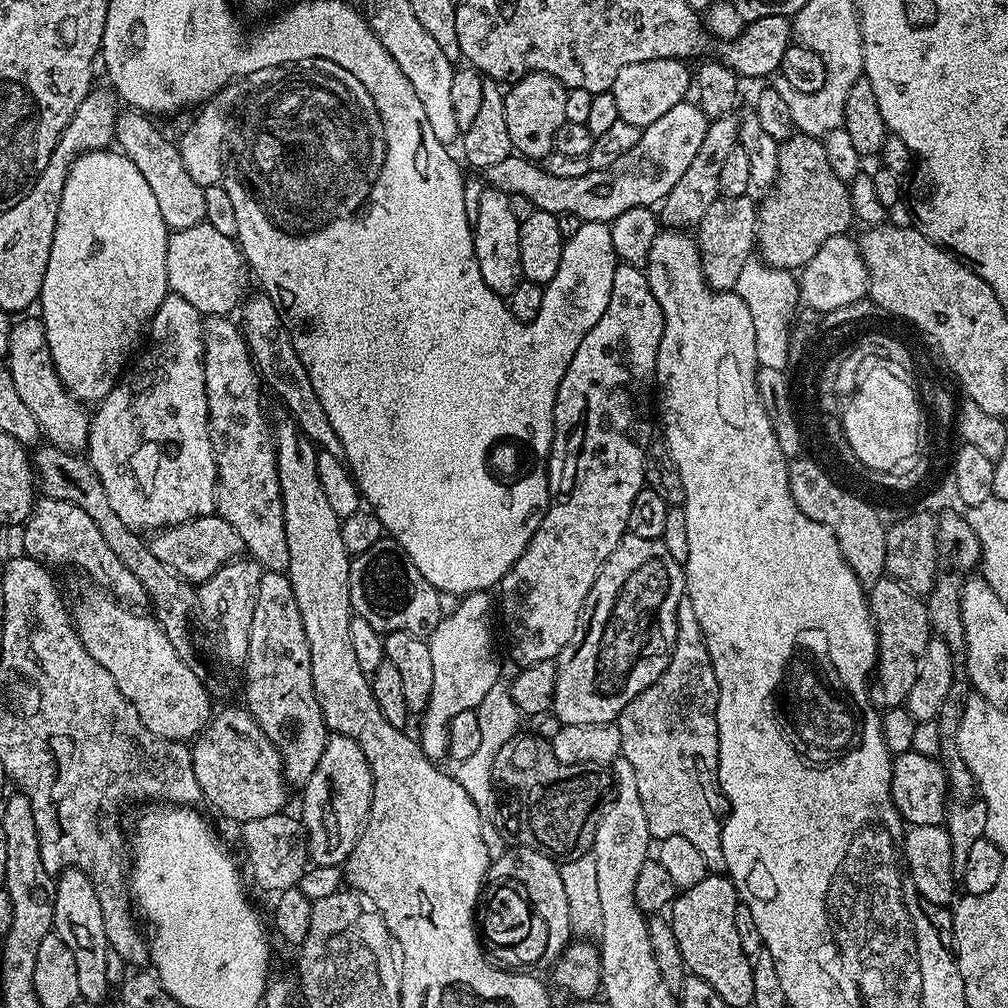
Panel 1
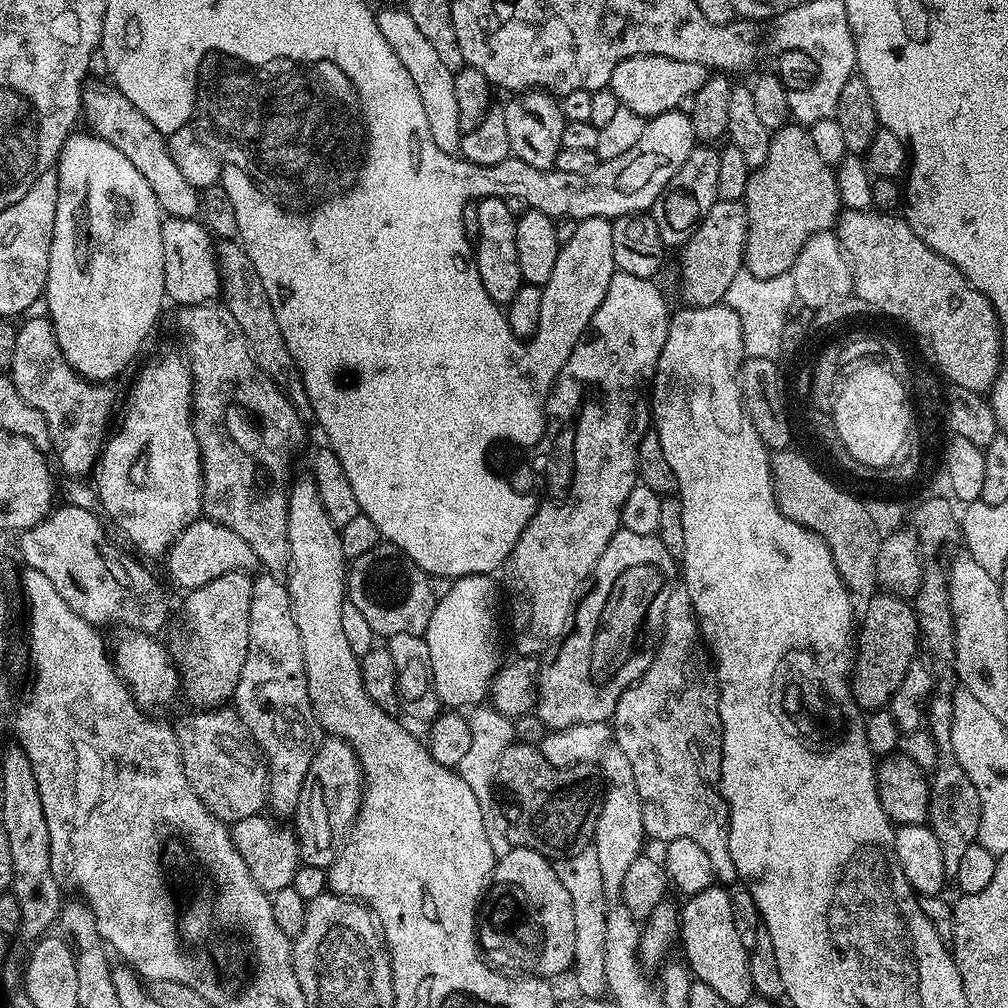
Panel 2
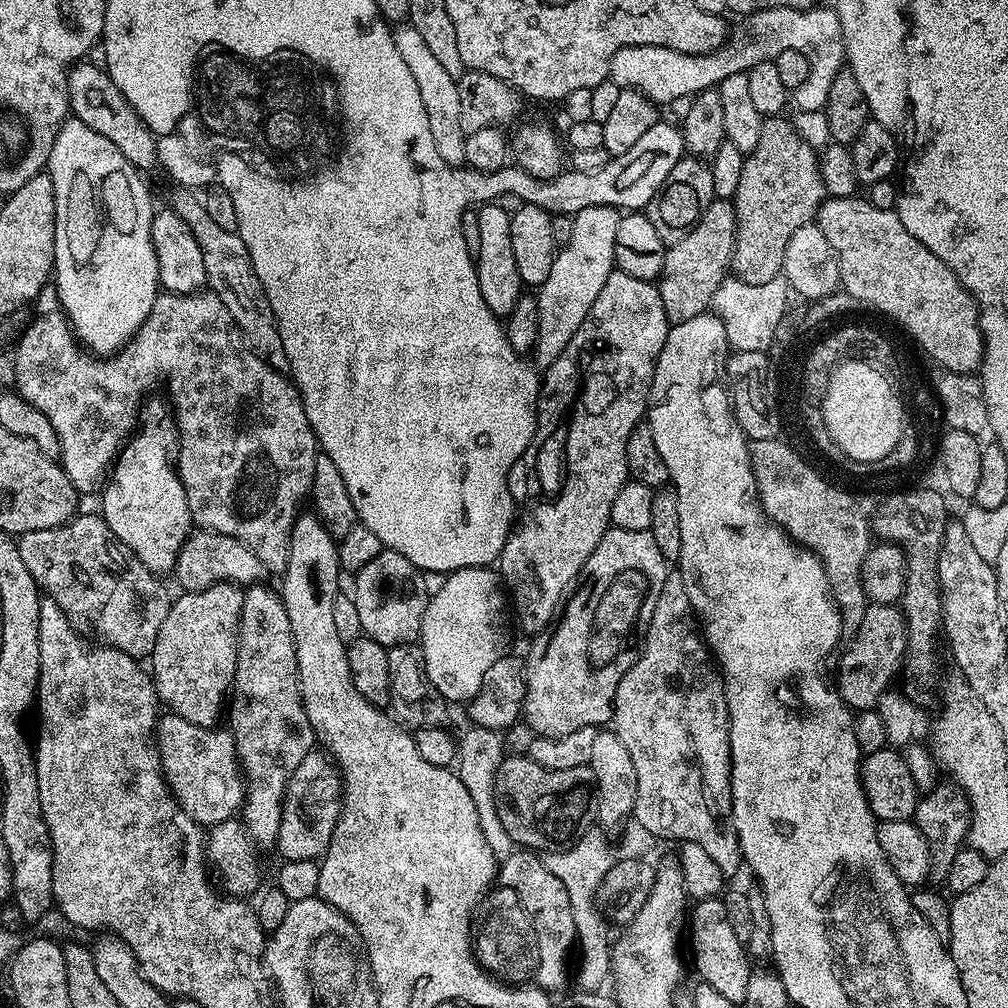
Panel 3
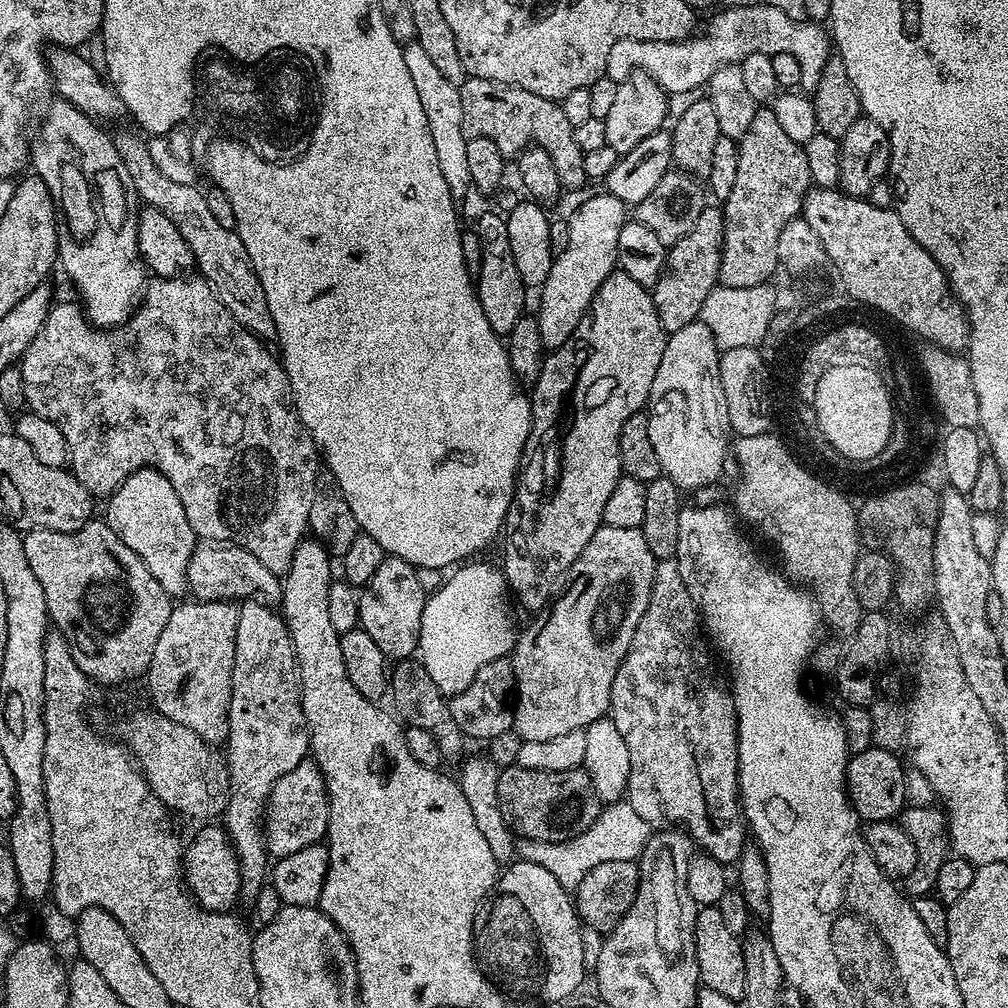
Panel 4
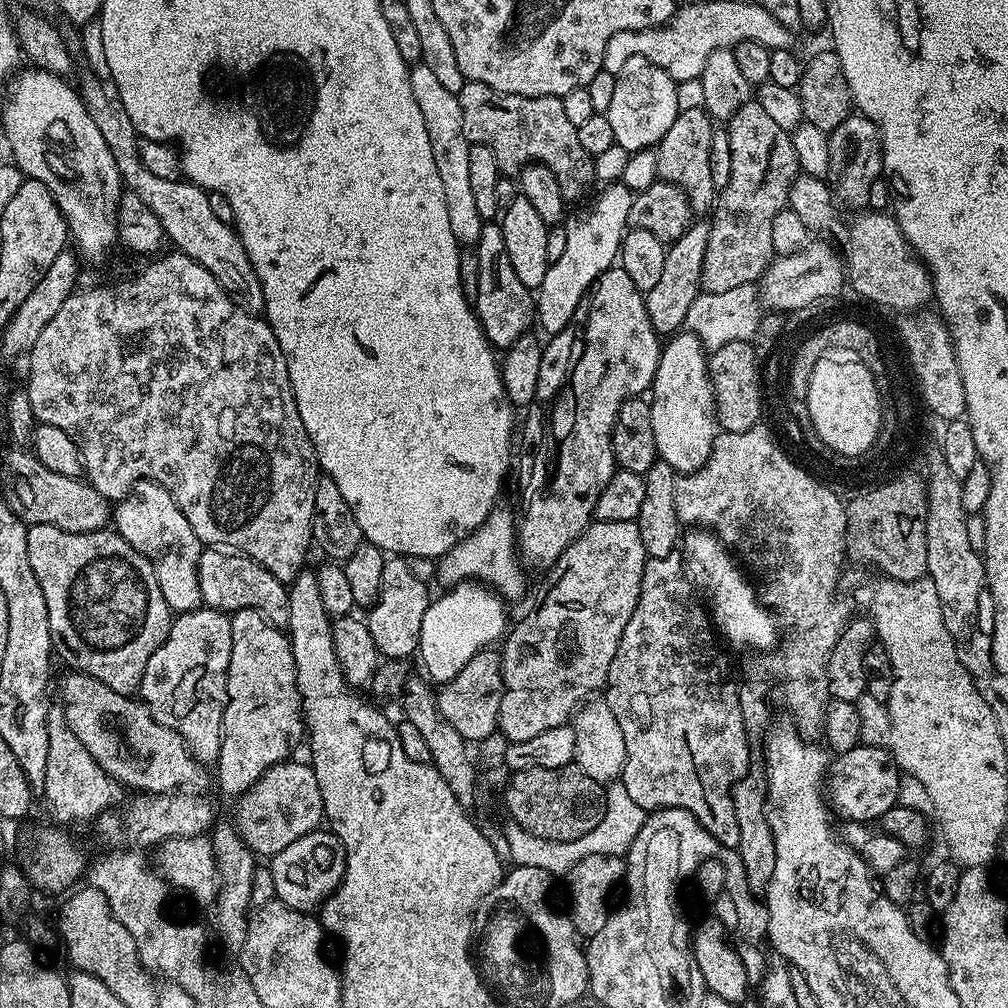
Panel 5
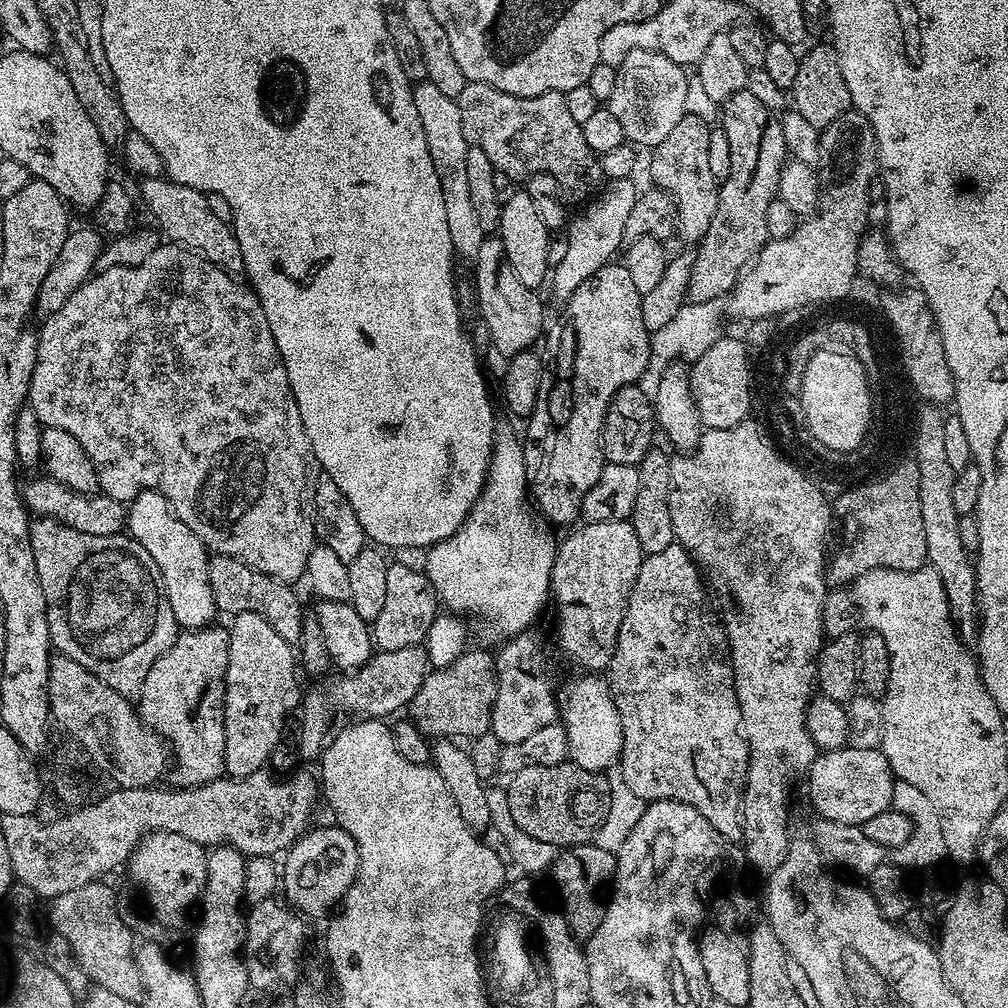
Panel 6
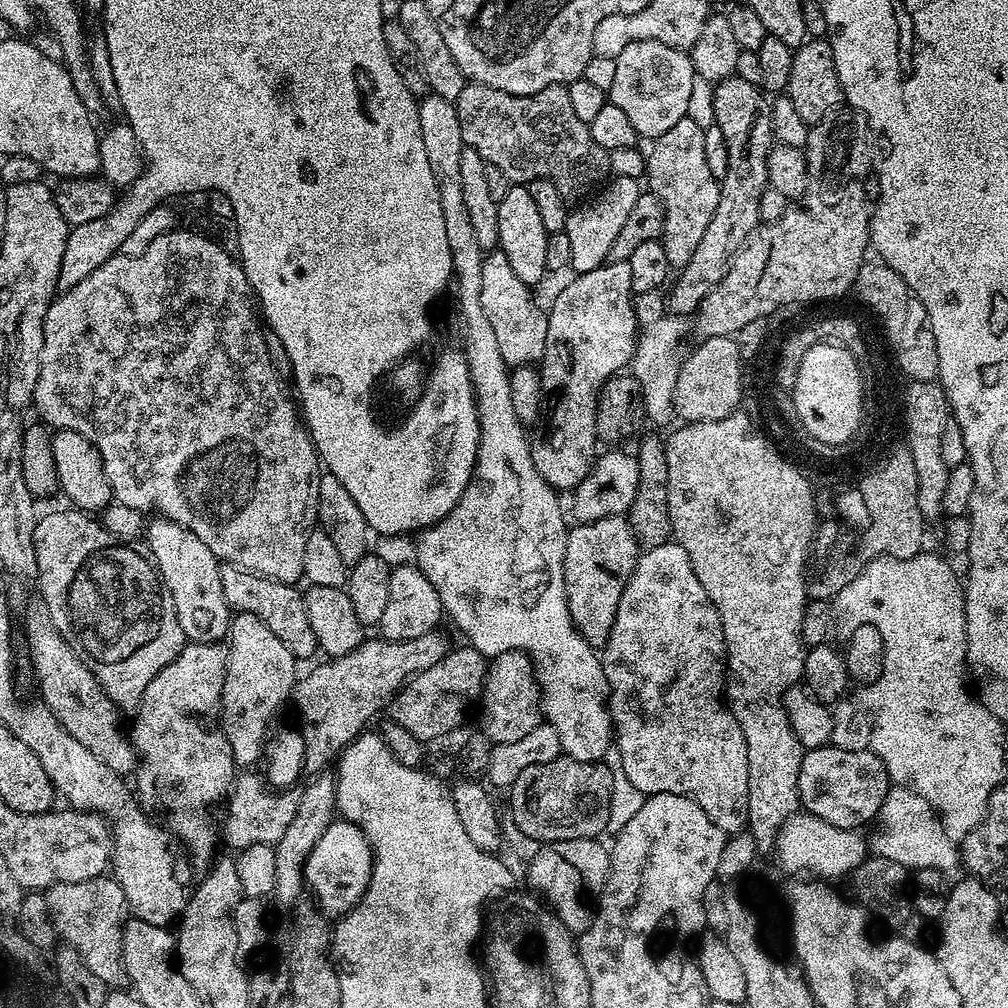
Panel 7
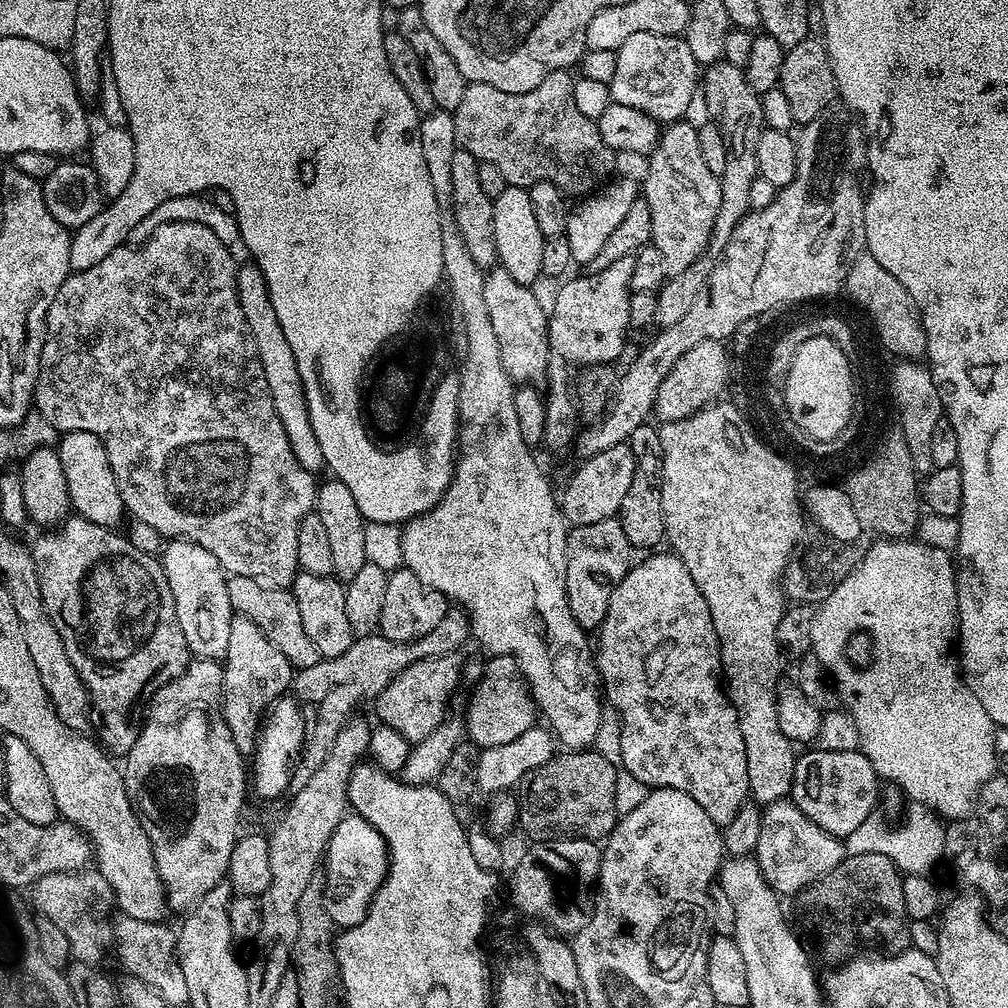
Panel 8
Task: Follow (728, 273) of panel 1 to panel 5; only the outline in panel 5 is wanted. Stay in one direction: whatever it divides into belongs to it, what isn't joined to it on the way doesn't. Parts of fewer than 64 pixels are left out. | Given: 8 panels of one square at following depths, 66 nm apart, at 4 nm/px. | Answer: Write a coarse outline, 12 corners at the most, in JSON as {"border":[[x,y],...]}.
{"border":[[708,224],[667,245],[659,281],[644,297],[650,326],[684,328],[702,291]]}

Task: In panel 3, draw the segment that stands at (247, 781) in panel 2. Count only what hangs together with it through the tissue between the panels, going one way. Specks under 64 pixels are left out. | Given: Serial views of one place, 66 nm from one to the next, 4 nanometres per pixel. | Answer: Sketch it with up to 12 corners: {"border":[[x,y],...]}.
{"border":[[156,721],[168,787],[194,822],[243,809],[227,727]]}

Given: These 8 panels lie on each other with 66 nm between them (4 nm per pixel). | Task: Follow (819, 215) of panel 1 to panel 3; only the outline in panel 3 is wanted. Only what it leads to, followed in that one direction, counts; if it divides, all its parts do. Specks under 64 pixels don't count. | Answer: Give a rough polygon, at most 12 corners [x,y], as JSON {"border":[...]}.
{"border":[[765,119],[734,197],[734,276],[783,273],[825,199],[817,149]]}

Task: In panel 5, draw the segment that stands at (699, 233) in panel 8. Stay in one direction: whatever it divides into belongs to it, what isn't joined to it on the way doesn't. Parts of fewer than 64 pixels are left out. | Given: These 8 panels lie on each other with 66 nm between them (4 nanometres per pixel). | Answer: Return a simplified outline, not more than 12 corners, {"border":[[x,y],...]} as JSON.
{"border":[[681,107],[656,152],[657,177],[682,188],[711,213],[714,121]]}

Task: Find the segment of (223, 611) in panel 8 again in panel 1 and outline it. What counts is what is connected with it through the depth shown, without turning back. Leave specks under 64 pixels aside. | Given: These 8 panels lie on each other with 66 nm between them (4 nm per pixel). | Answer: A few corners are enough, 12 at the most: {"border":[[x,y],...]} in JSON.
{"border":[[171,294],[86,460],[152,534],[216,511],[204,321]]}

